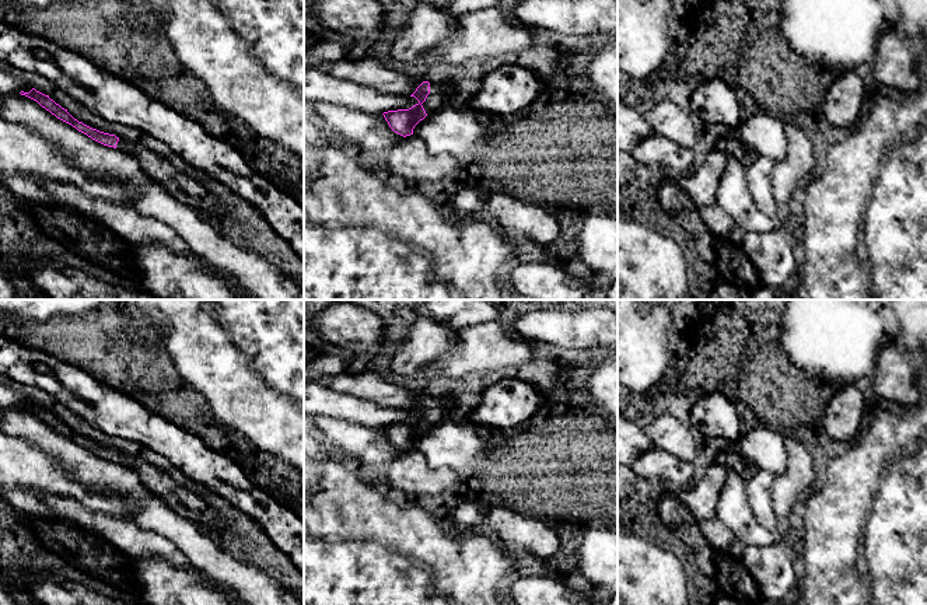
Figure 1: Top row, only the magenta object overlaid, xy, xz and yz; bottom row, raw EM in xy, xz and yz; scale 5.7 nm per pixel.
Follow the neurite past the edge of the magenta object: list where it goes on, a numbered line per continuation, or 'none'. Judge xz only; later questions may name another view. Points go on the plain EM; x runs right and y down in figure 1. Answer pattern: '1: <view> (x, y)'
1: xz (440, 408)

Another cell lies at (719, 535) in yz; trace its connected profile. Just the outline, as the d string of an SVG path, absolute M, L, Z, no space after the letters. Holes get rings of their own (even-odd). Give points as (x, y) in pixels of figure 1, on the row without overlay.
M717 517L702 521L700 529L714 550L727 552L737 559L741 559L744 546L734 536L731 529Z

